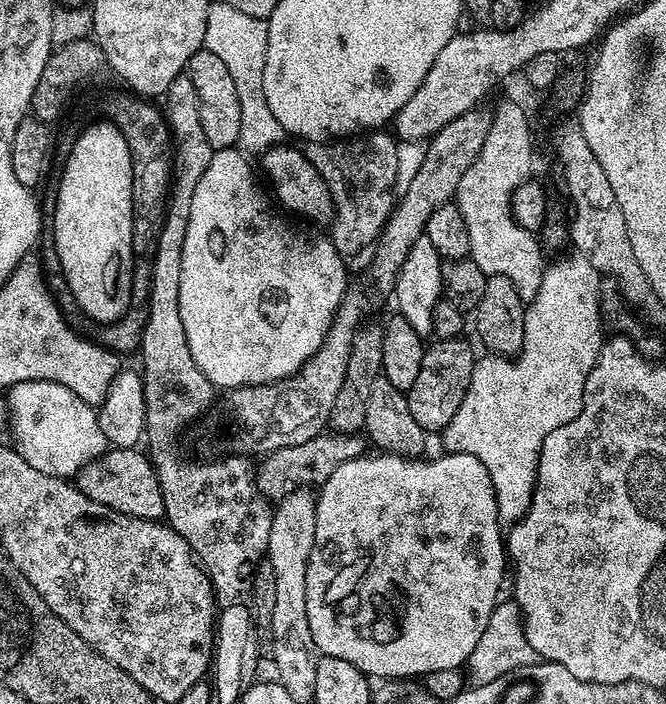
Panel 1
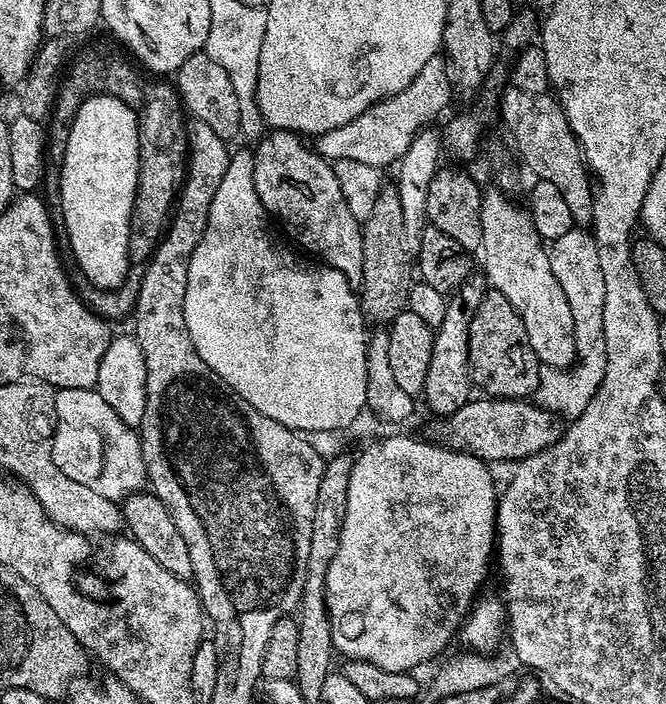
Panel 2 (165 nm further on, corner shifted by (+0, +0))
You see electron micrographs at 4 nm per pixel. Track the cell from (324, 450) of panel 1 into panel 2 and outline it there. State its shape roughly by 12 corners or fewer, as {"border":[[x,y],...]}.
{"border":[[468,399],[429,441],[519,462],[566,424],[527,399]]}

